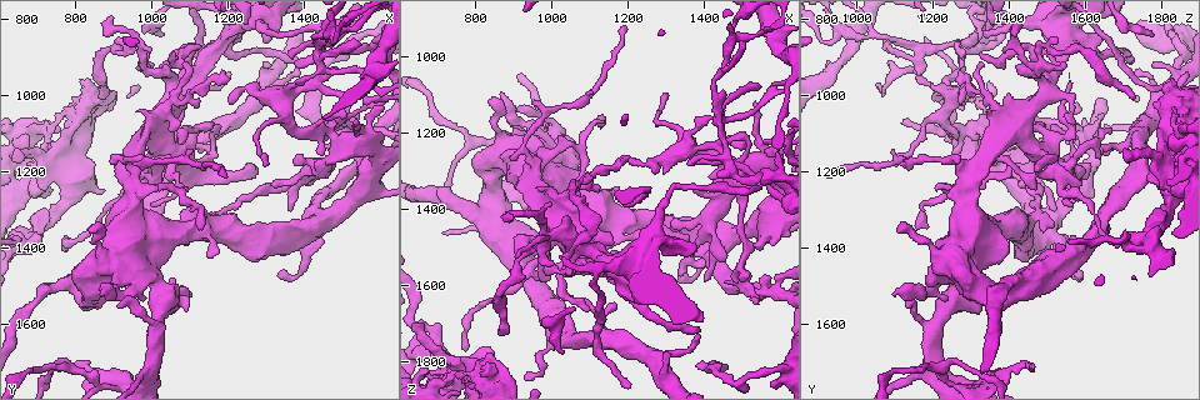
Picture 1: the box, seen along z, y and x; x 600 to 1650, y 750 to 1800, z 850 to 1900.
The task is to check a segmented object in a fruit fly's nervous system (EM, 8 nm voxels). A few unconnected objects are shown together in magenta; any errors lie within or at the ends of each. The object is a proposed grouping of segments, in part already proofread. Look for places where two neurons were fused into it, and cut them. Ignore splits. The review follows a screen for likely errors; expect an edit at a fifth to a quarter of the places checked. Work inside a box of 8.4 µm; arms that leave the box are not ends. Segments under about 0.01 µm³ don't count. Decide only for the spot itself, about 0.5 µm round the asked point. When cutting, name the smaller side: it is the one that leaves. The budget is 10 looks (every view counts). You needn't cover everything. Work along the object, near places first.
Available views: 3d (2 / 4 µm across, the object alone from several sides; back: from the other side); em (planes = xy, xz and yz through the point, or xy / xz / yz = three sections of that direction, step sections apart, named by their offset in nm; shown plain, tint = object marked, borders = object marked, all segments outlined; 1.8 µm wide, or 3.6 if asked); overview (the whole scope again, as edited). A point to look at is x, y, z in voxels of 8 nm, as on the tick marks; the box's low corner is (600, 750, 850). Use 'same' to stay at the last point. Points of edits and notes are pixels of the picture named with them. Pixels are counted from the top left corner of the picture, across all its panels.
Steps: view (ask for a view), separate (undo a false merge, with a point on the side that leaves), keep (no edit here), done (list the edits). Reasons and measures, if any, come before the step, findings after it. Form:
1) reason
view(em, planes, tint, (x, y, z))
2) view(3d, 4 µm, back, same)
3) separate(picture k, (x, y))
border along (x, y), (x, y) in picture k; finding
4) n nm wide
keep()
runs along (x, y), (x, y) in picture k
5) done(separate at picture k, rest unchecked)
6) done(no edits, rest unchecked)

arms part here
view(em, planes, tint, (695, 1335, 1775))

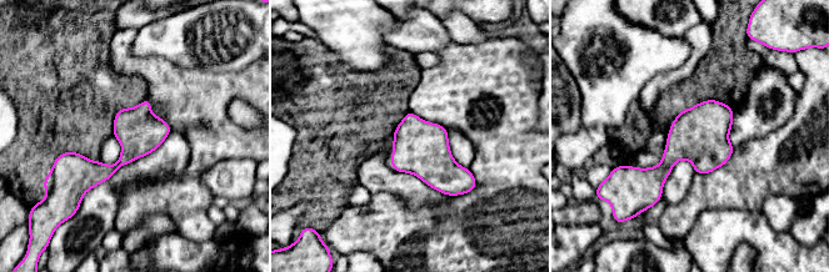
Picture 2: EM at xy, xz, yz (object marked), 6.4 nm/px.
300 nm wide
keep()
continuous, no second neuron

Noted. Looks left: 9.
thin neck
view(3d, 2 µm, (880, 1735, 1365))

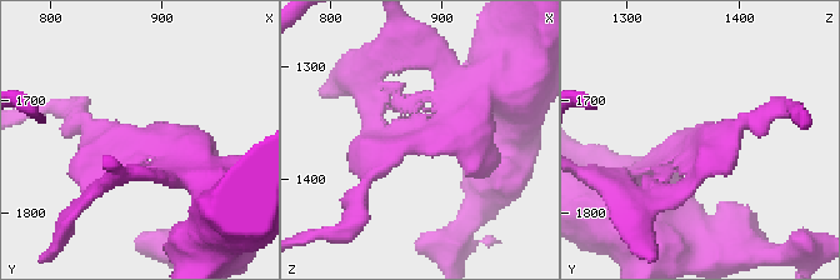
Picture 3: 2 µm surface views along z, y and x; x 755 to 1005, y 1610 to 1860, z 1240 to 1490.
view(em, planes, tint, (880, 1730, 1362))

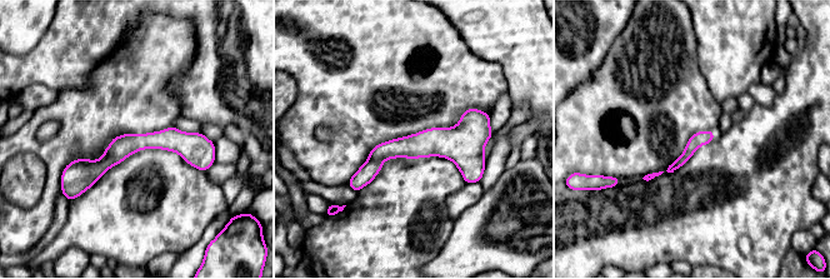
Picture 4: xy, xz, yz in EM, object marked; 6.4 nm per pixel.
90 nm wide
keep()
runs along (486, 120), (461, 143), (389, 149), (353, 182) in picture 4; all the same neuron

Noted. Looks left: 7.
four-way junction
view(em, planes, tint, (1390, 1365, 1485))

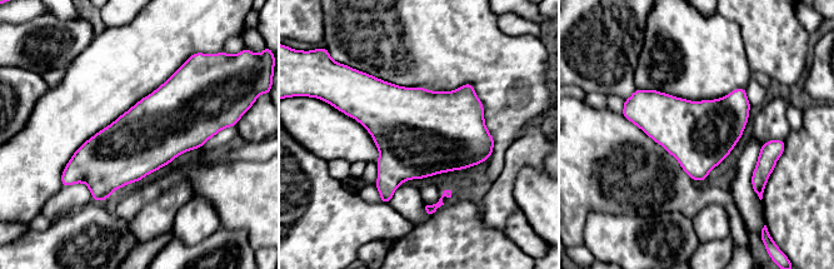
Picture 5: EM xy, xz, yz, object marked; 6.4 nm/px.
440 nm wide
keep()
all the same neuron

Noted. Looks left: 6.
two arms at a narrow angle
view(3d, 2 µm, (1470, 835, 955))

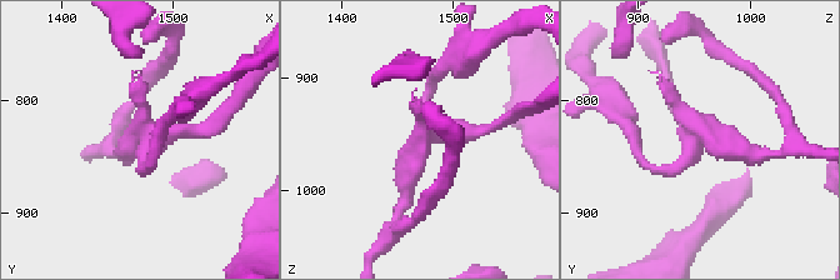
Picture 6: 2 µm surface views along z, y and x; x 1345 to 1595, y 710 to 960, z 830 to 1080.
view(em, planes, plain, (1474, 834, 950))

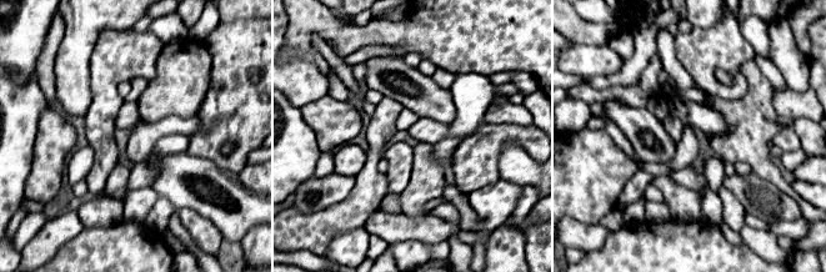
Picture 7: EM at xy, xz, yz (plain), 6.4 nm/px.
where the object lies
view(em, planes, tint, same)

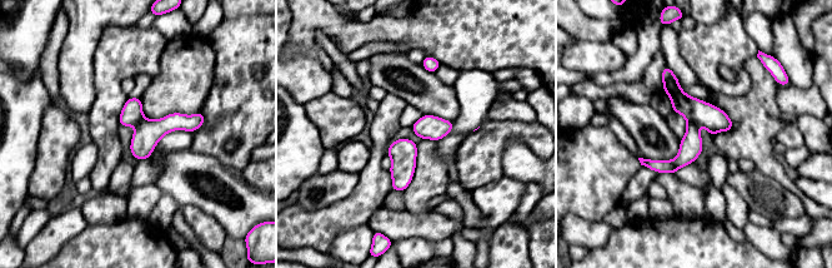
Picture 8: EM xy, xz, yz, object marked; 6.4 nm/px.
170 nm wide
separate(picture 8, (691, 145))
border along (686, 118), (697, 127) in picture 8; a second neuron is stuck on

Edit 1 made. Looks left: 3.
done(separate at picture 8, rest unchecked)

